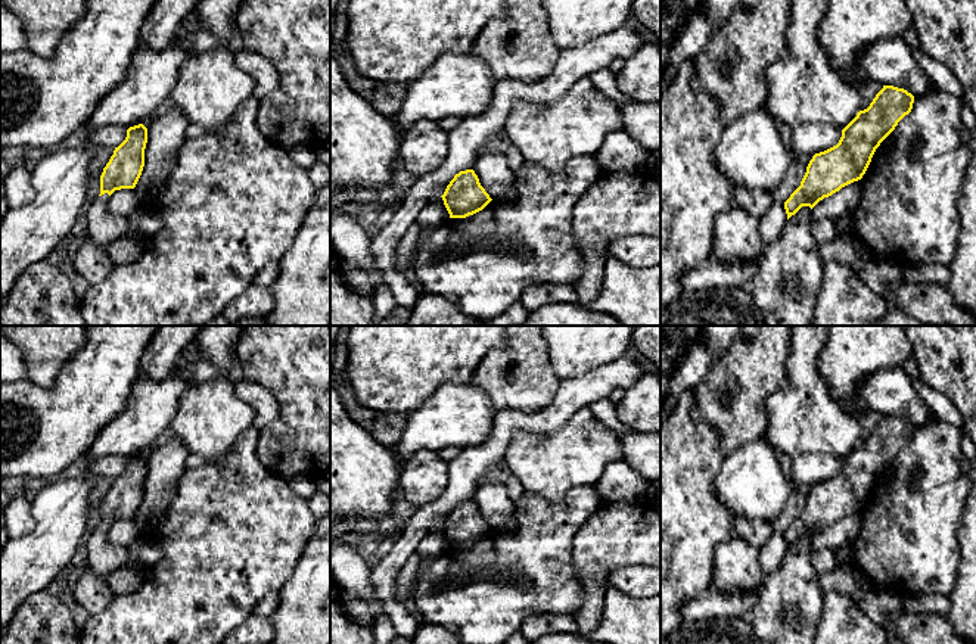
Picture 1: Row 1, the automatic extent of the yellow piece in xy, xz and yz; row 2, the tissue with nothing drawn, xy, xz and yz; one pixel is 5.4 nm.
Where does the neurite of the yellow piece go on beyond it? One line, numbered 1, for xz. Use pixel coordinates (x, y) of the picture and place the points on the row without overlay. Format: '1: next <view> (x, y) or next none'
1: next none

